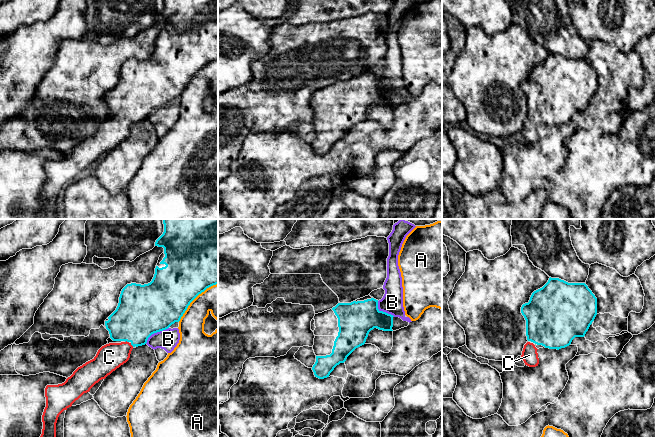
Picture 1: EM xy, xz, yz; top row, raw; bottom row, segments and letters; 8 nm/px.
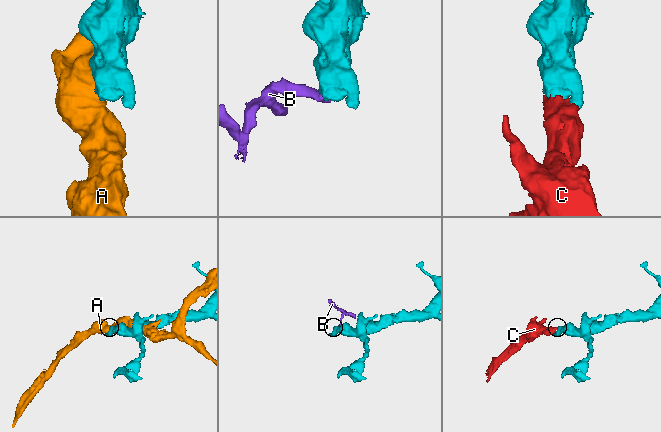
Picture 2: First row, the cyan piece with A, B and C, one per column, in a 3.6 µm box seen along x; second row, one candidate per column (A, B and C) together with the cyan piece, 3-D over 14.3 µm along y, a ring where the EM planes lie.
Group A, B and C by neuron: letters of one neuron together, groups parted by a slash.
A / B / C

